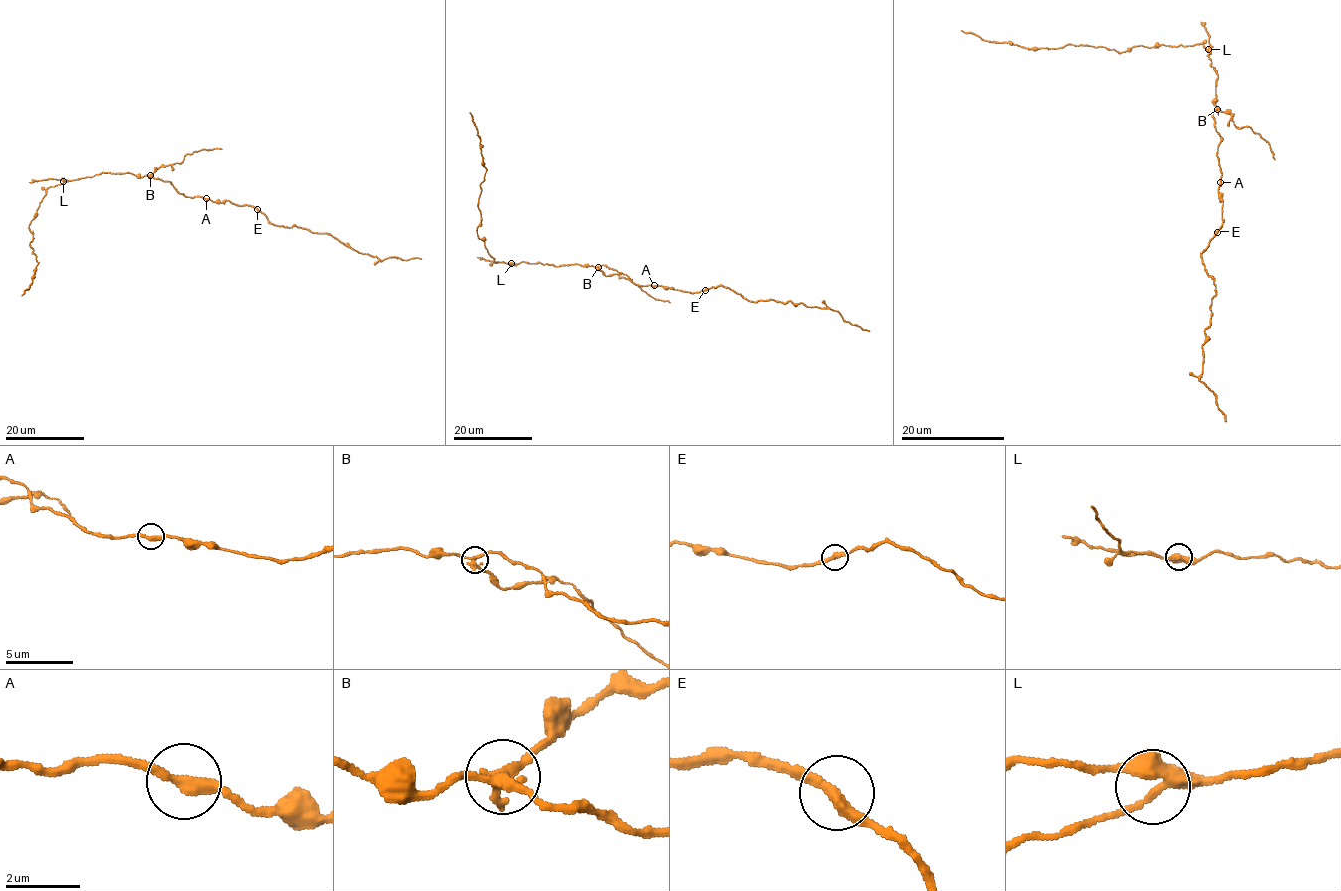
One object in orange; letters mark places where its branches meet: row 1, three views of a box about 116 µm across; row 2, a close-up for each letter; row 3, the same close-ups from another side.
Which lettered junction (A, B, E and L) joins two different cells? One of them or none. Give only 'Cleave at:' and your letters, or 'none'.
Cleave at: B

